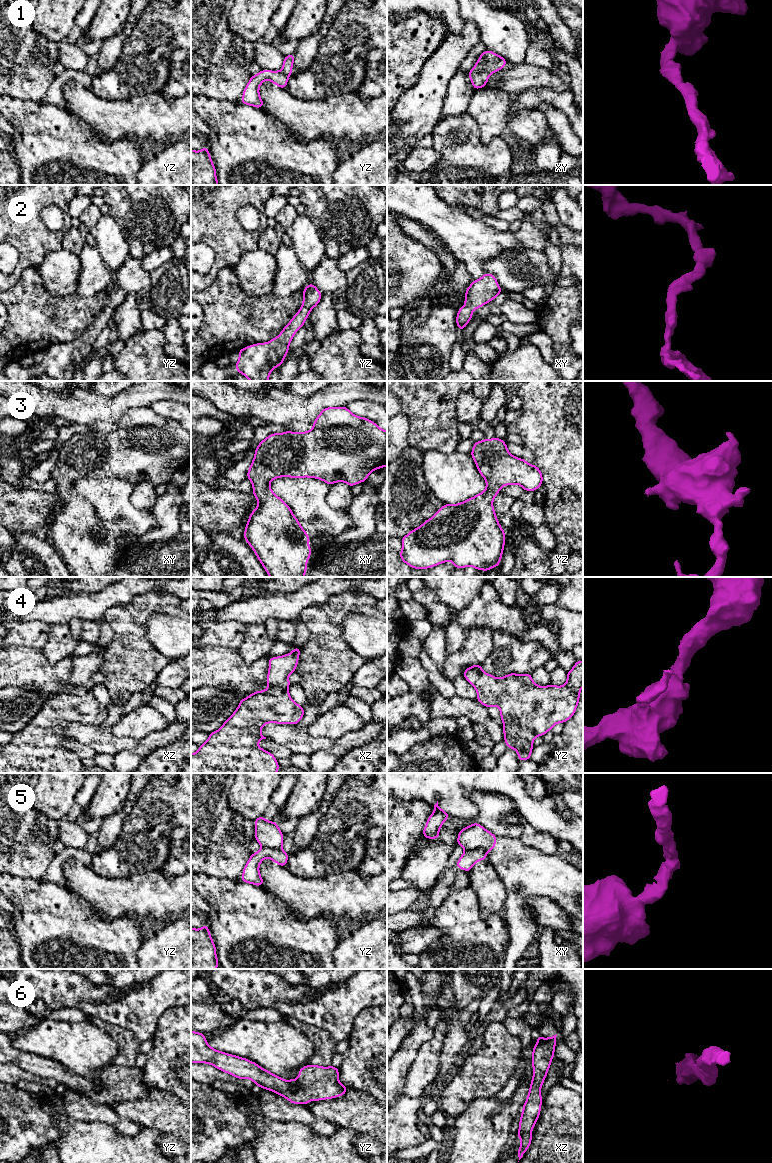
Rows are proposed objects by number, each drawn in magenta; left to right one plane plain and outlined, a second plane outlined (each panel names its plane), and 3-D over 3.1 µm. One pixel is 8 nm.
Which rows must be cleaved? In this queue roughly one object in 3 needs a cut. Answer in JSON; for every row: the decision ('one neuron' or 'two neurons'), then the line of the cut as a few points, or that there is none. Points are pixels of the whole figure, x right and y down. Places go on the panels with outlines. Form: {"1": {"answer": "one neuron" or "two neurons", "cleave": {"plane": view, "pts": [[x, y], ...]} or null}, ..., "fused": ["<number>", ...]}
{"1": {"answer": "one neuron", "cleave": null}, "2": {"answer": "one neuron", "cleave": null}, "3": {"answer": "one neuron", "cleave": null}, "4": {"answer": "one neuron", "cleave": null}, "5": {"answer": "two neurons", "cleave": {"plane": "xy", "pts": [[465, 849], [483, 849], [486, 852]]}}, "6": {"answer": "one neuron", "cleave": null}, "fused": ["5"]}

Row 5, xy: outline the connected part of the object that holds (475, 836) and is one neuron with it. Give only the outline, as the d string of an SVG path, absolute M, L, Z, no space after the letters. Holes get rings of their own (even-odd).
M477 822L470 826L464 827L457 838L457 845L465 850L483 849L486 853L495 848L497 836L489 832Z

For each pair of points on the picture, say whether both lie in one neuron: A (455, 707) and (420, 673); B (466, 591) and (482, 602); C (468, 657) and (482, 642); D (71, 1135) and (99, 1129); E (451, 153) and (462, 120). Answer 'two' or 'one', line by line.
A: two
B: two
C: one
D: one
E: one

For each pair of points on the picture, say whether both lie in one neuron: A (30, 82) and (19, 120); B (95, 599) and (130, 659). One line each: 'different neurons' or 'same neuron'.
A: different neurons
B: different neurons

